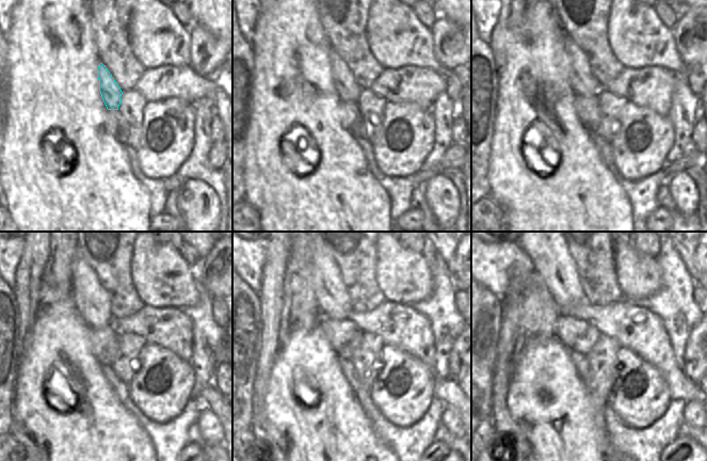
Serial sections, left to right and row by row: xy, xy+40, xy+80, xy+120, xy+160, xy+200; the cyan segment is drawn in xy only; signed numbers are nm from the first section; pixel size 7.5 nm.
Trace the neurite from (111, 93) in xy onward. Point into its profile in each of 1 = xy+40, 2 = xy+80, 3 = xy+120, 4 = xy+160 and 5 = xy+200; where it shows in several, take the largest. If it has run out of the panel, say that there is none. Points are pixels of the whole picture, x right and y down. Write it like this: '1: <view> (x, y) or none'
1: xy+40 (348, 90)
2: xy+80 (582, 82)
3: xy+120 (93, 302)
4: xy+160 (334, 302)
5: xy+200 (549, 253)

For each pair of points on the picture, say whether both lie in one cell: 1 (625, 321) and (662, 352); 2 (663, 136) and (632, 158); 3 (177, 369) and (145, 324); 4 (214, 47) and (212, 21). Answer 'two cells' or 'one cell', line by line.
1: one cell
2: one cell
3: two cells
4: two cells

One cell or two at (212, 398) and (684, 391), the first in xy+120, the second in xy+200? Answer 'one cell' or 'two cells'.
one cell

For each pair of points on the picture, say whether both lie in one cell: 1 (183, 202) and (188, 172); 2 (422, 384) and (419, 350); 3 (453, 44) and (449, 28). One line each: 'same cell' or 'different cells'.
1: different cells
2: different cells
3: same cell

